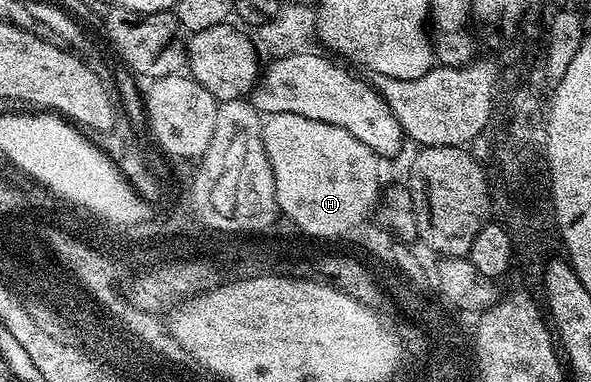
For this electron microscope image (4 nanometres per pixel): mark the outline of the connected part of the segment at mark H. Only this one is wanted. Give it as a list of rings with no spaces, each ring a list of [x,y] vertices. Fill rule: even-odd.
[[[273,113],[264,122],[264,146],[274,171],[278,208],[287,209],[300,225],[312,233],[338,233],[346,229],[364,216],[368,205],[382,197],[381,158],[370,151],[366,143],[354,139],[350,131],[342,131],[342,127],[318,123],[318,119],[306,119],[302,115]]]

